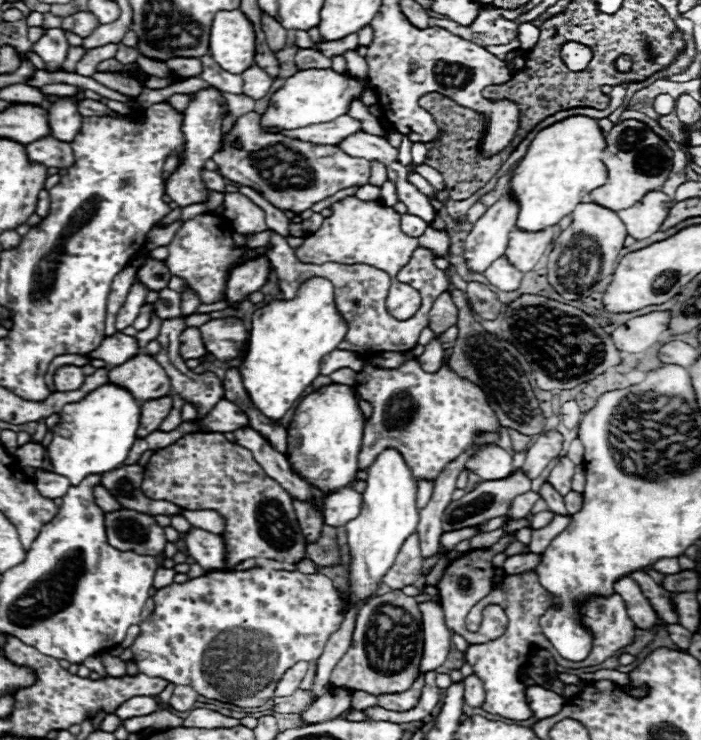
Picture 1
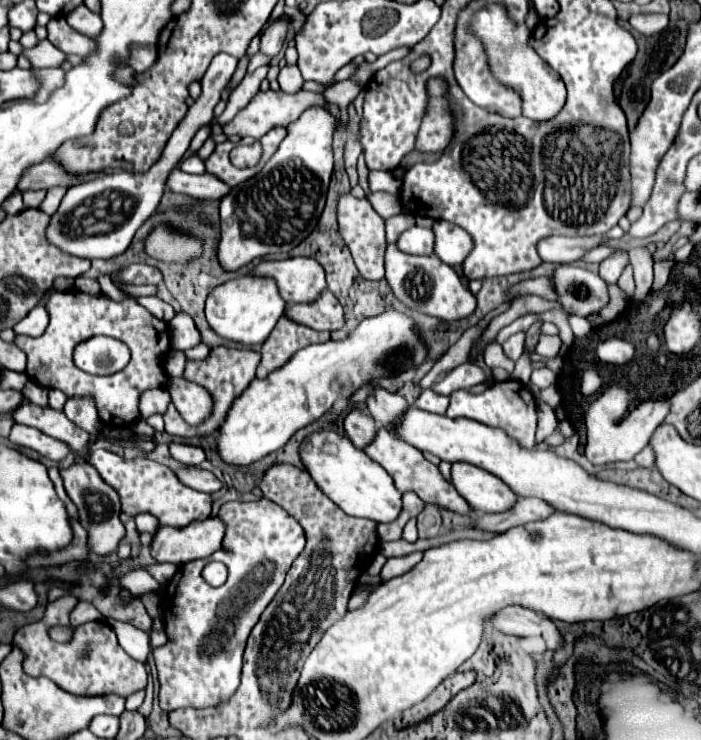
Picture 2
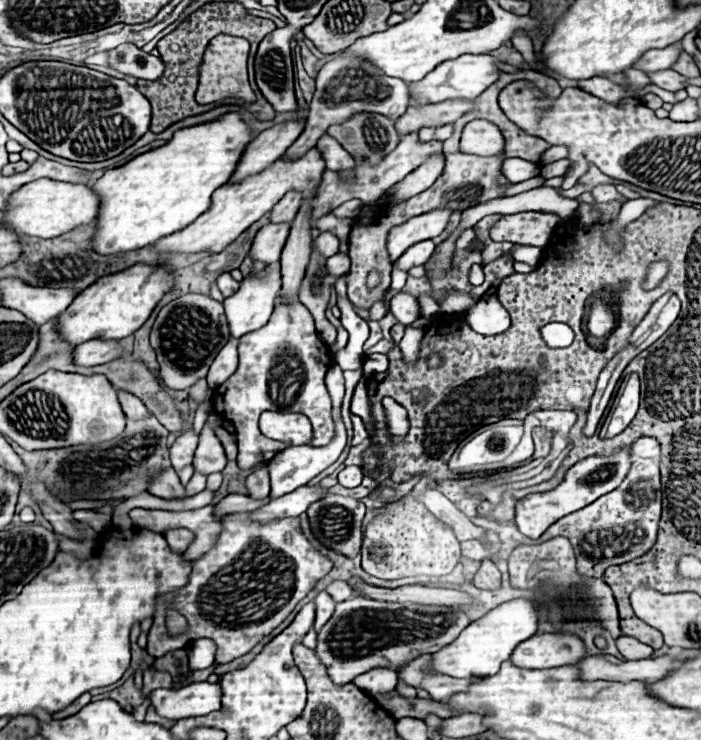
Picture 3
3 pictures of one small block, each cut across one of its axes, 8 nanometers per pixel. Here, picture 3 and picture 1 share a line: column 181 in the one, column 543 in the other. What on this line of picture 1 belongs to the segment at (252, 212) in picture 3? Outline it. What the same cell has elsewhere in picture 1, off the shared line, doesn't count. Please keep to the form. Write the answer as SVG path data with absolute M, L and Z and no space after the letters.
M516 228L508 236L508 248L504 256L516 270L530 272L544 254L544 250L548 248L548 244L552 242L552 238L554 238L552 228L540 232L522 232Z

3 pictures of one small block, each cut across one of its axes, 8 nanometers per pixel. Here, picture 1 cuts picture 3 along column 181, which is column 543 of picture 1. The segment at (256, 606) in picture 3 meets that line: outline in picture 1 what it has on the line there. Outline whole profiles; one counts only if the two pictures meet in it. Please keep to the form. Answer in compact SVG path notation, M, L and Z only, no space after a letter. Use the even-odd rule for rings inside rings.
M524 572L520 576L504 576L504 588L492 590L488 596L480 600L472 608L466 619L469 631L476 631L482 622L482 612L486 604L498 604L504 608L508 618L506 632L500 638L488 642L488 644L472 644L466 648L466 660L472 666L474 674L482 680L484 686L484 704L482 710L488 714L496 714L510 720L528 720L532 716L526 700L524 700L524 686L518 680L518 674L522 666L526 664L532 650L548 650L550 654L556 654L554 646L548 642L548 638L540 630L540 616L546 612L546 608L552 604L552 596L540 586L538 574ZM506 692L506 694L500 694Z

